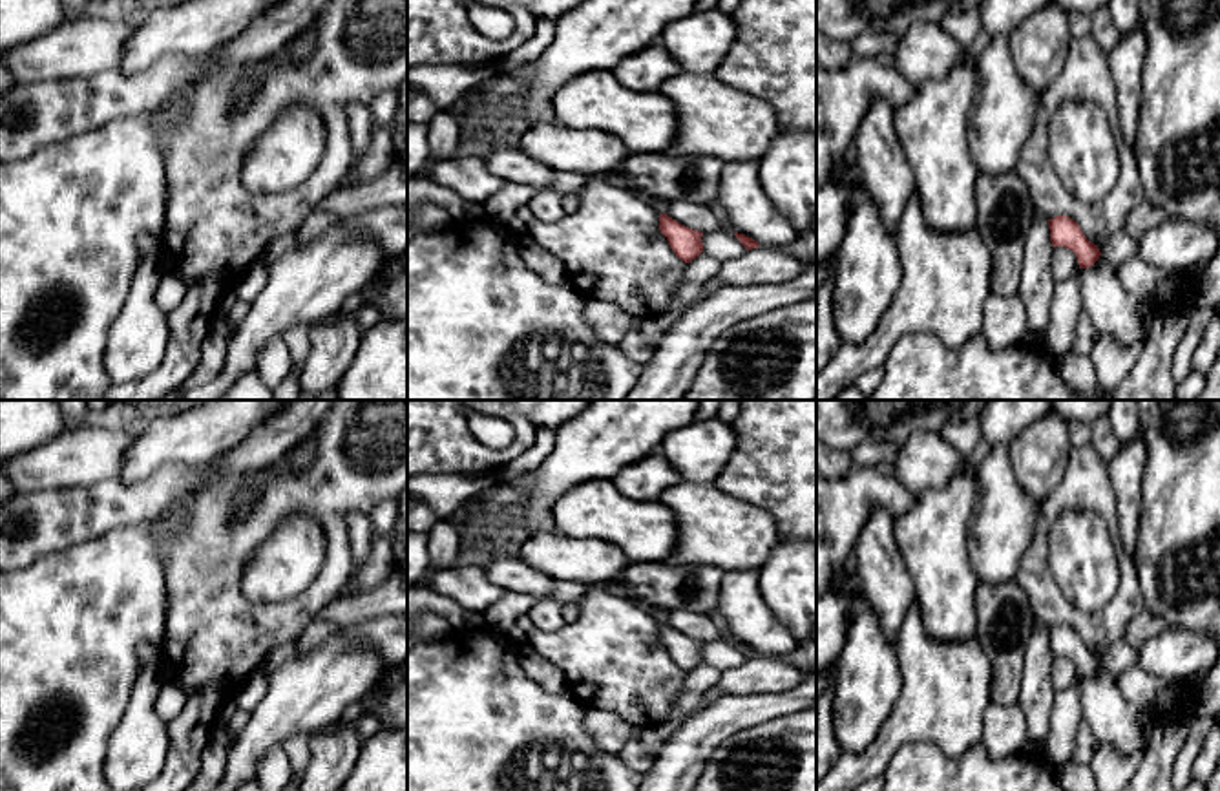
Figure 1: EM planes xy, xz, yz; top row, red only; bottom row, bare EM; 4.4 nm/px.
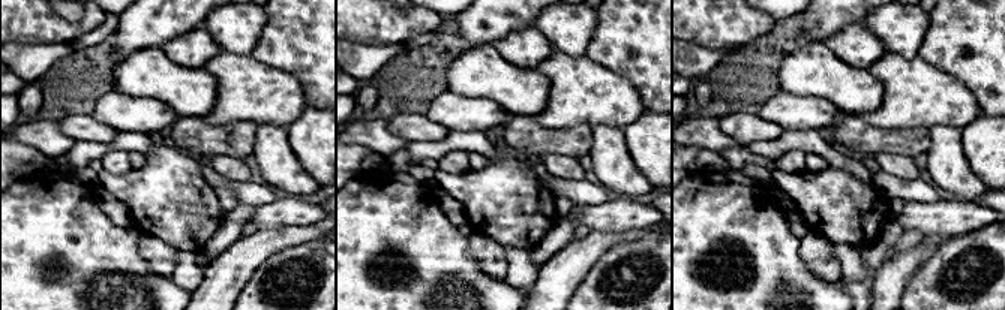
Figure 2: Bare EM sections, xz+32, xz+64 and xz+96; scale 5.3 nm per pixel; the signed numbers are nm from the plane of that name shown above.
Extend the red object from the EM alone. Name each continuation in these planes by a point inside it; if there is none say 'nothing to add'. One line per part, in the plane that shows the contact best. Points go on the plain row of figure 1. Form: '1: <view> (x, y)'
nothing to add

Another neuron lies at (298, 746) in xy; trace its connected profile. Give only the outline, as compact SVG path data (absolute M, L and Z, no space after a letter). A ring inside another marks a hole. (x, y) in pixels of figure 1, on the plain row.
M298 733L287 738L281 747L289 754L289 773L303 775L310 764L310 734Z

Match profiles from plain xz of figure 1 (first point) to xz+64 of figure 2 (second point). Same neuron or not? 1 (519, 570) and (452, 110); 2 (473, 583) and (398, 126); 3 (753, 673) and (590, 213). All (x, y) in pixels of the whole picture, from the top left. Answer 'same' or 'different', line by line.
1: same
2: different
3: same

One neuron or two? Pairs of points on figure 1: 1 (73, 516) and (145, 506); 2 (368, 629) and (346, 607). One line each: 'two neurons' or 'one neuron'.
1: one neuron
2: two neurons

